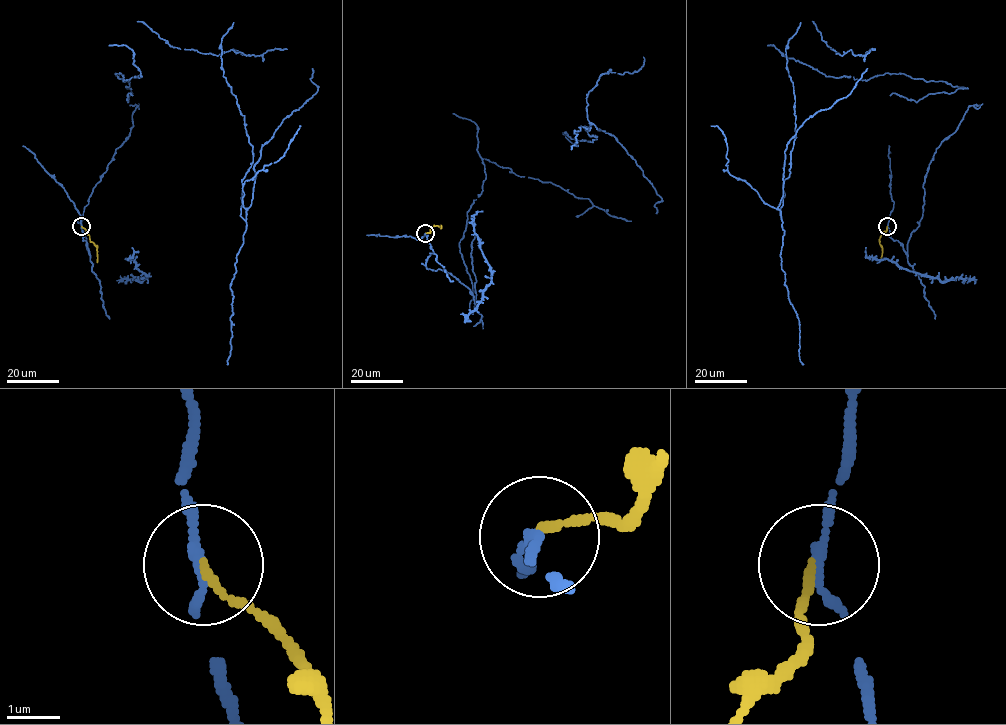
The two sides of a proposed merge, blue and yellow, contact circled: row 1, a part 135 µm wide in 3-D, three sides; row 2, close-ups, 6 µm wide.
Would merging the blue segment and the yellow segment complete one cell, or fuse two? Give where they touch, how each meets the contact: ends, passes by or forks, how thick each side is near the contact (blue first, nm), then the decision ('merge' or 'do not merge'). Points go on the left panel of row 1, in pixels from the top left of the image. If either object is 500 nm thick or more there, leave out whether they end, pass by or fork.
place (81, 226); blue ends; yellow ends; calibres 240 and 140 nm; do not merge

